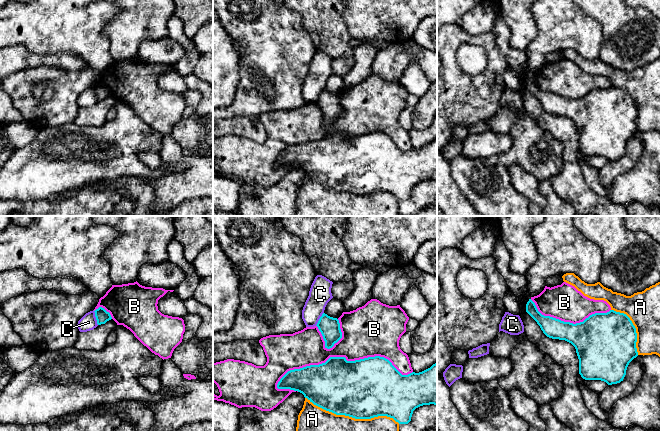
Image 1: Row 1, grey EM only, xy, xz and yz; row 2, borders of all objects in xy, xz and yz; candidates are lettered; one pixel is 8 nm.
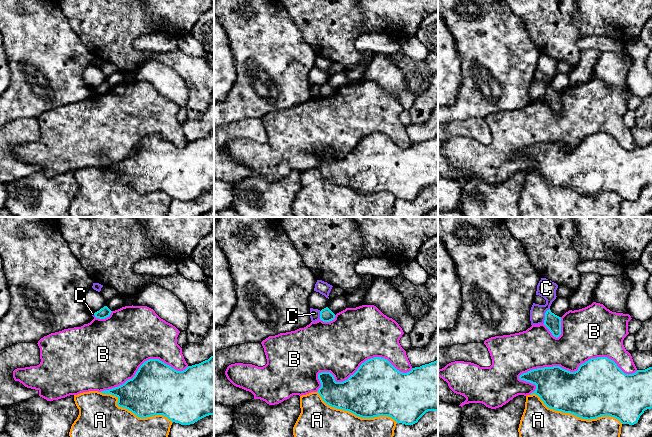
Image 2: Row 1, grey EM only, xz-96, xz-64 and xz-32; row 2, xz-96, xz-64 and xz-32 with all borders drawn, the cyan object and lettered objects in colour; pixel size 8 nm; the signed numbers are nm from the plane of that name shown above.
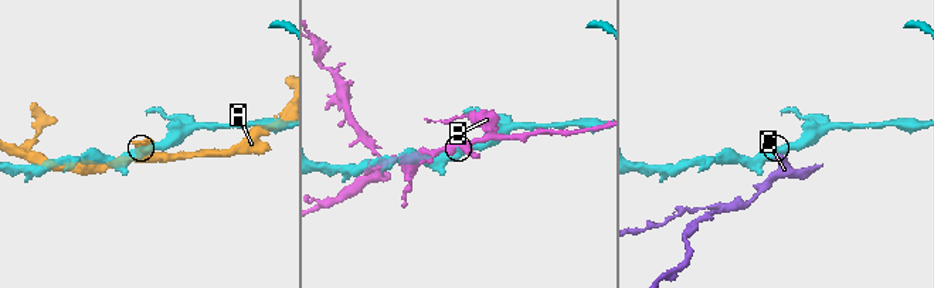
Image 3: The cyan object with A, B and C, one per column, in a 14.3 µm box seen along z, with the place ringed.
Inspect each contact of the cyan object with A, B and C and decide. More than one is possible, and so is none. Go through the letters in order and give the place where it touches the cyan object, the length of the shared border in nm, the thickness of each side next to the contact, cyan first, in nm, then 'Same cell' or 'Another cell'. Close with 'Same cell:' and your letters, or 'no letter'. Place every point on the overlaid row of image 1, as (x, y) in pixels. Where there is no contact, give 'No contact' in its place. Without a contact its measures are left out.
A: Touches cyan at xz (352, 417). Shared border 800 nm. Thickness 480 nm (cyan) against 180 nm. Another cell
B: Touches cyan at xz (342, 357). Shared border 1100 nm. Thickness 440 nm (cyan) against 360 nm. Another cell
C: Touches cyan at xy (96, 318). Shared border 120 nm. Thickness 110 nm (cyan) against 130 nm. Another cell
Same cell: no letter

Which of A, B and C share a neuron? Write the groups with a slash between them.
A / B / C

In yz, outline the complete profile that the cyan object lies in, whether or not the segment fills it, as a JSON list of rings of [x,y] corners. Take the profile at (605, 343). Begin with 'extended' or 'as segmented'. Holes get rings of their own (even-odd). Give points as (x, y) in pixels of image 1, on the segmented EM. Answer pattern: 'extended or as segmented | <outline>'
as segmented | [[[531,299],[526,304],[526,312],[547,337],[565,340],[575,347],[579,359],[579,374],[585,380],[601,380],[608,385],[620,383],[626,375],[629,363],[638,356],[636,328],[624,313],[614,310],[595,313],[583,322],[573,324],[542,315]]]

